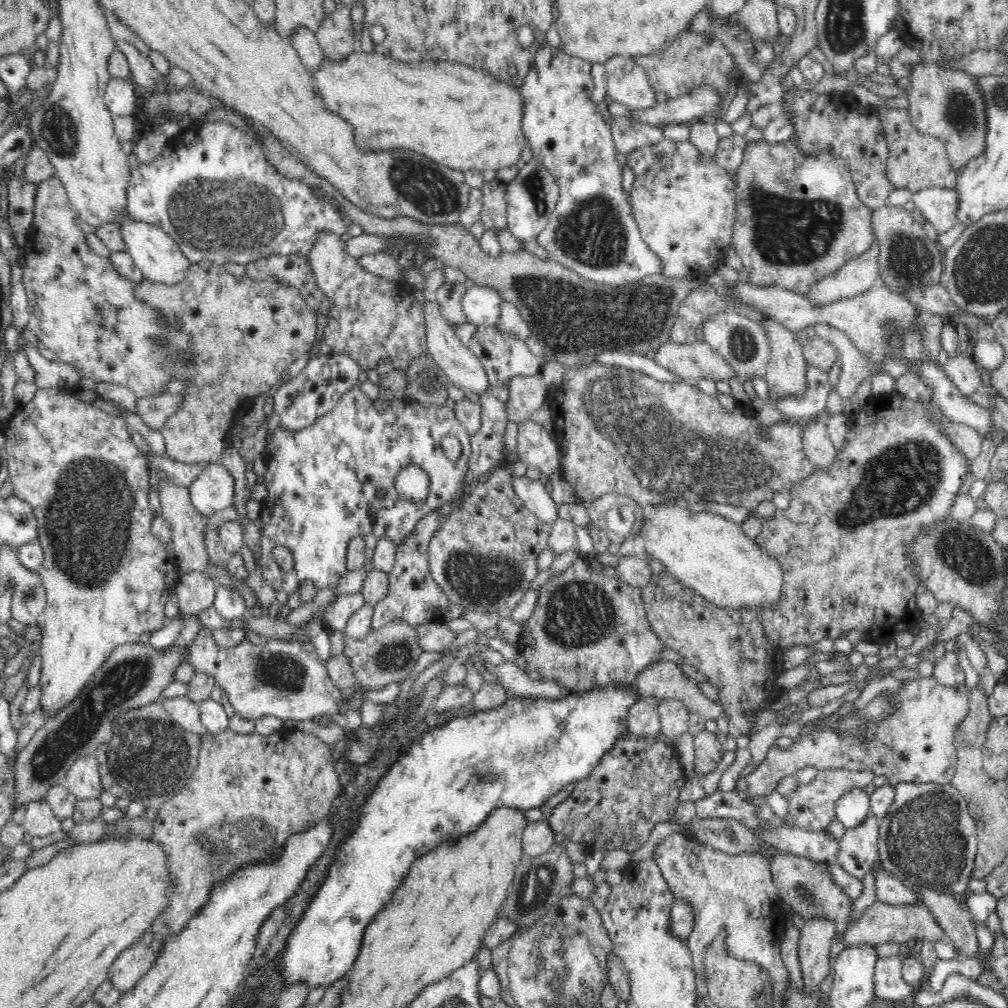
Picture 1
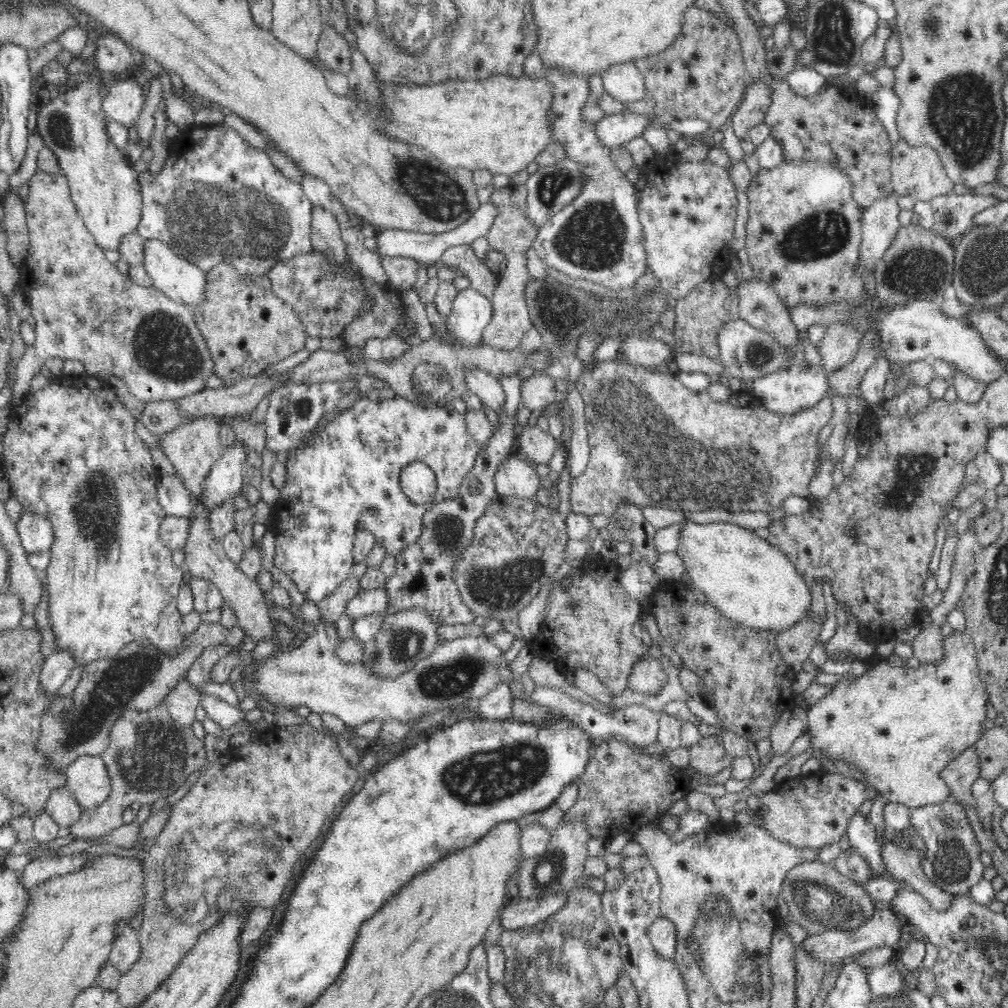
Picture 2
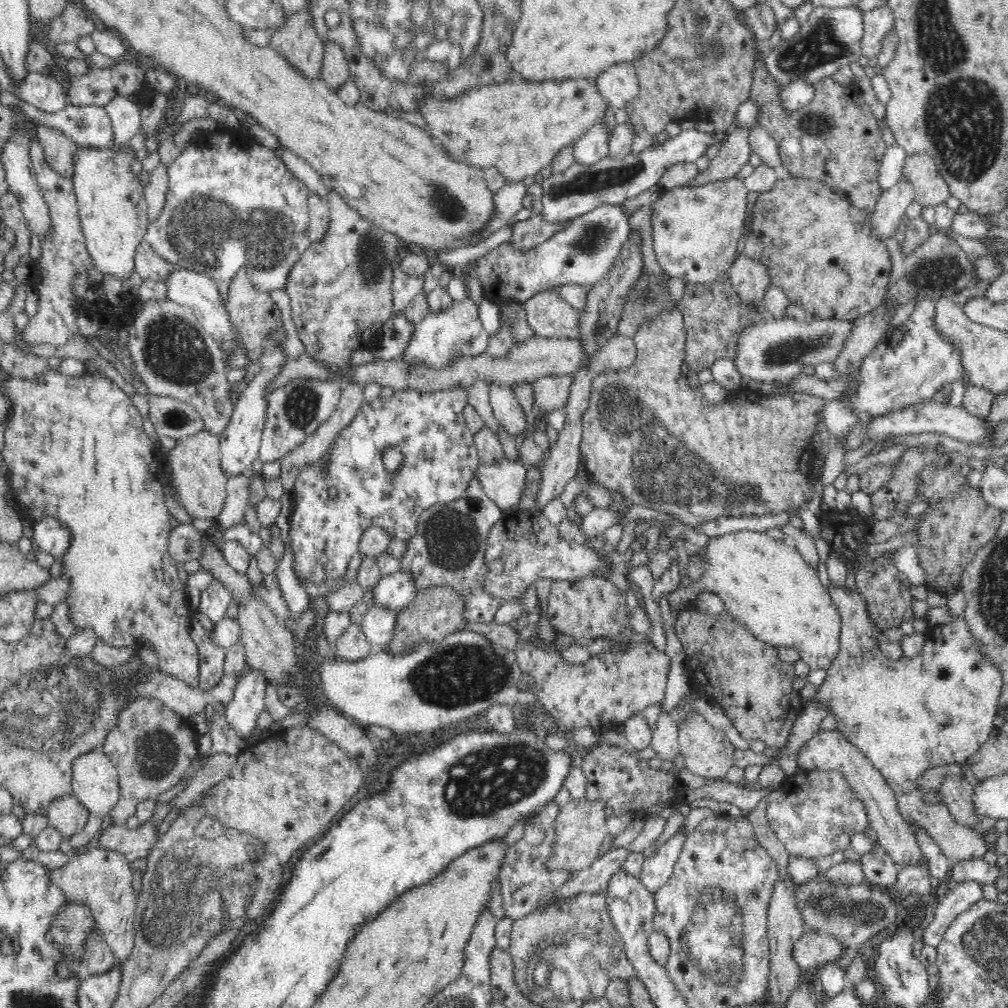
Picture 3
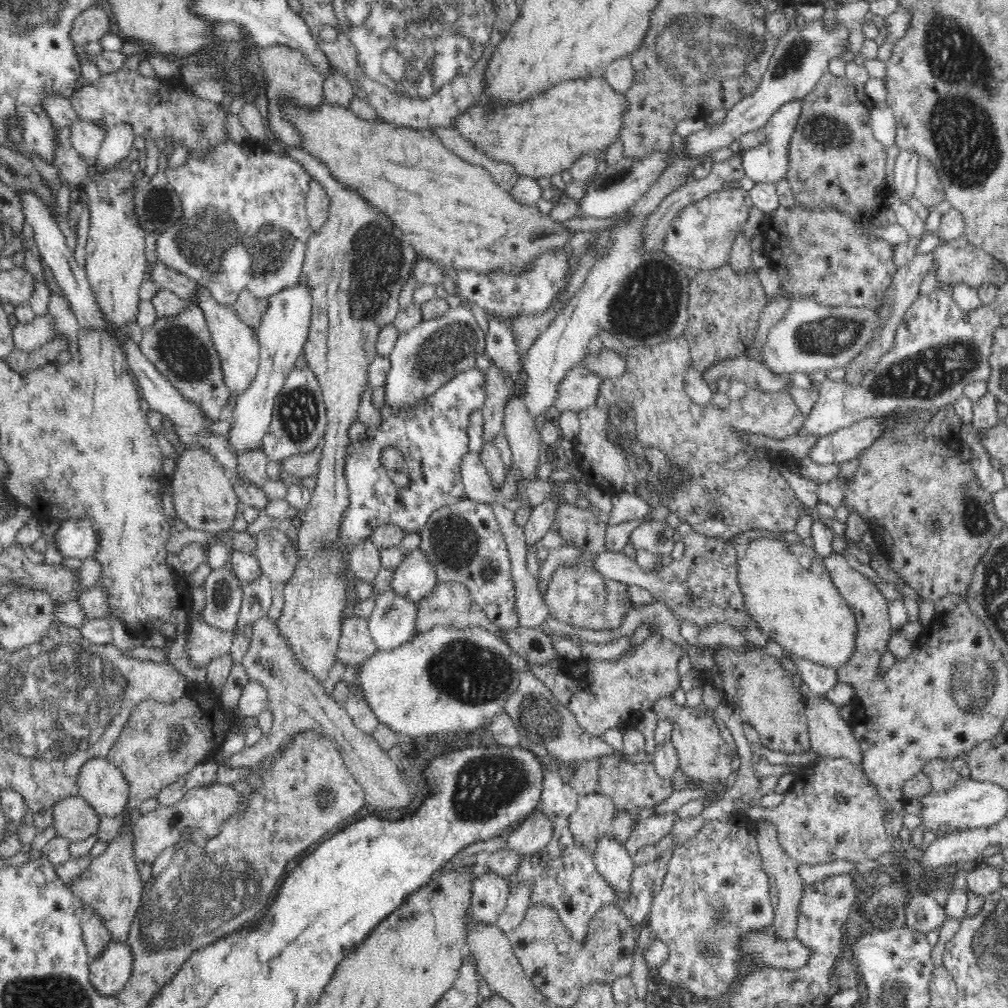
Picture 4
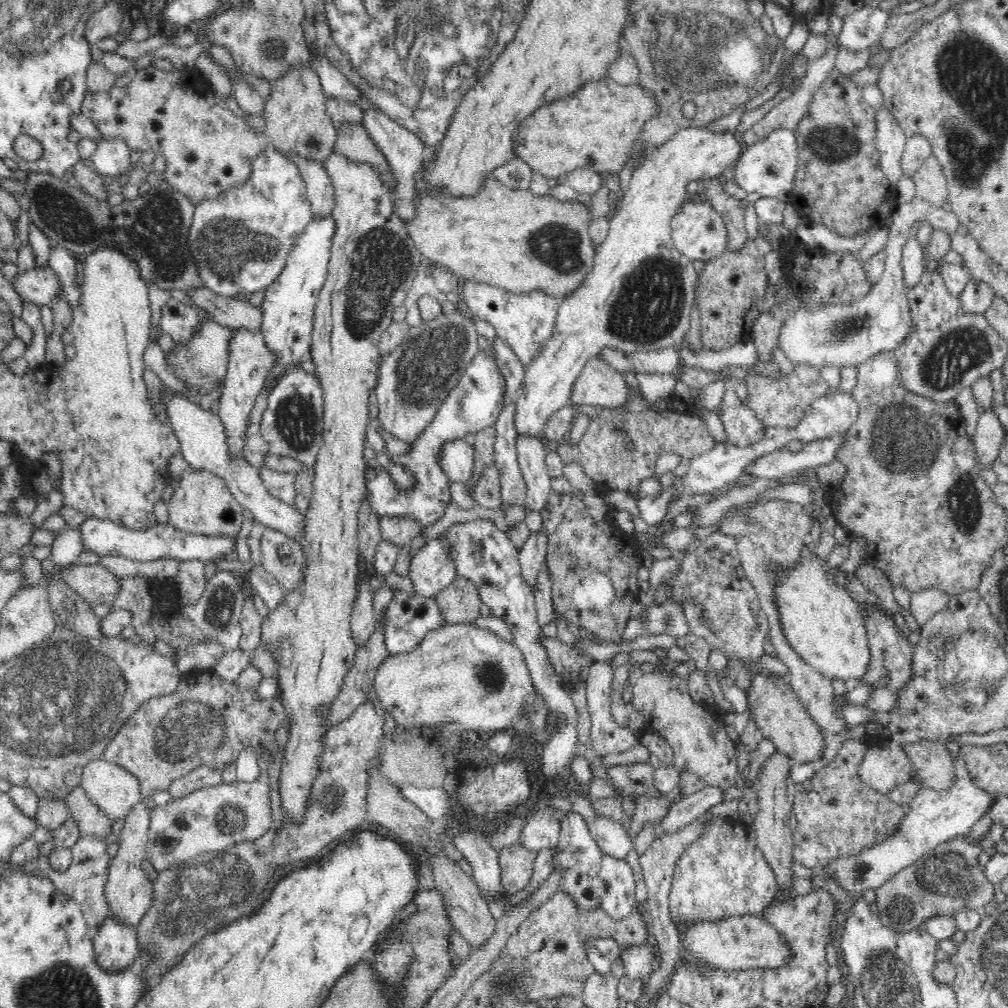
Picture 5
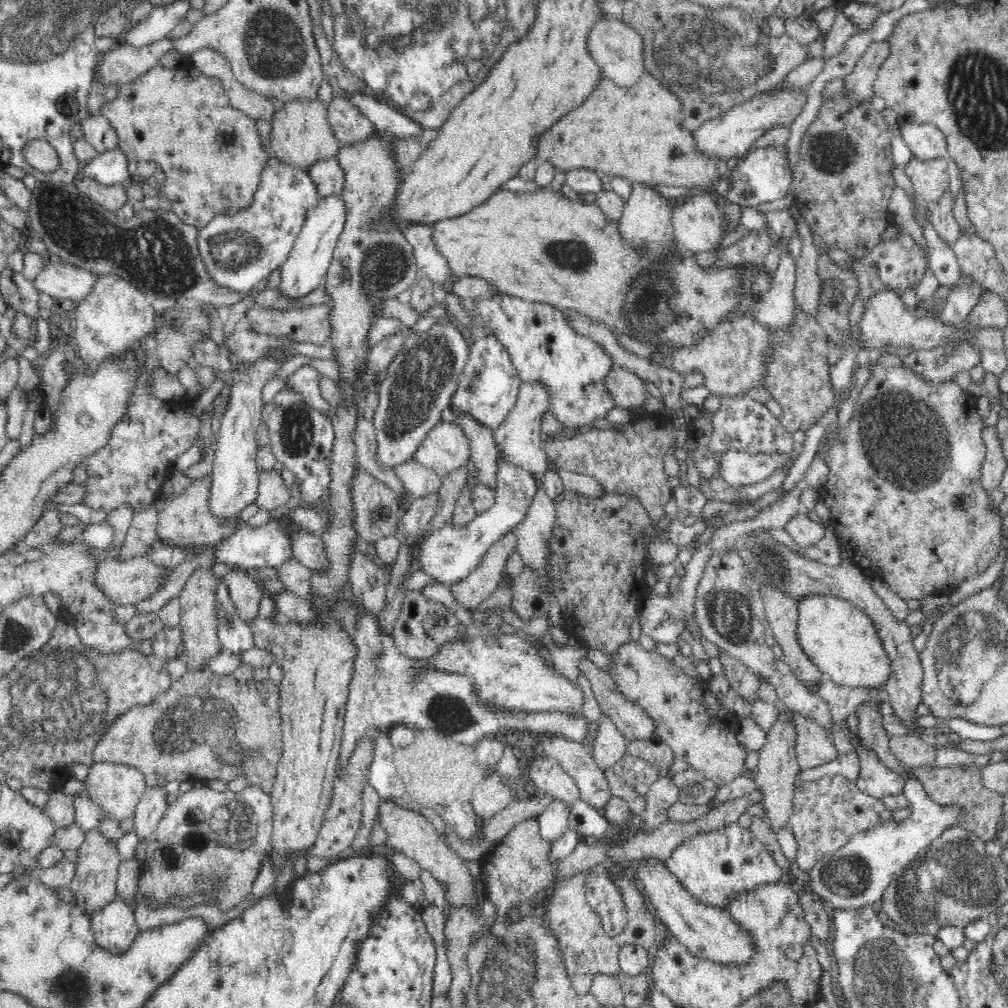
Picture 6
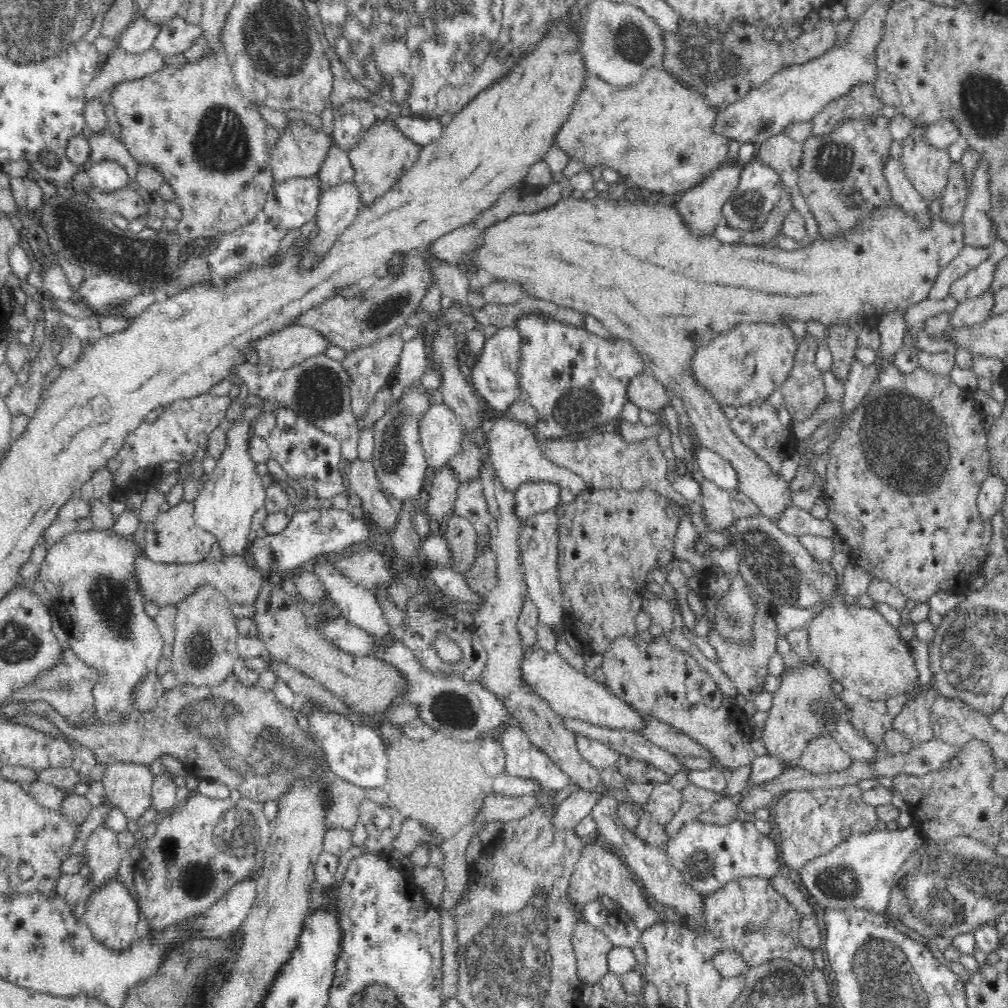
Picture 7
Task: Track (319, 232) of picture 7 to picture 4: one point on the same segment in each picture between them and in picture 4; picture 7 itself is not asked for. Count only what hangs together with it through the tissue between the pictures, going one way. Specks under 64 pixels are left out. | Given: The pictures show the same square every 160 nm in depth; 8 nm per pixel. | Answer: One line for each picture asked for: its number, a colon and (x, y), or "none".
4: (284, 329)
5: (288, 308)
6: (312, 253)

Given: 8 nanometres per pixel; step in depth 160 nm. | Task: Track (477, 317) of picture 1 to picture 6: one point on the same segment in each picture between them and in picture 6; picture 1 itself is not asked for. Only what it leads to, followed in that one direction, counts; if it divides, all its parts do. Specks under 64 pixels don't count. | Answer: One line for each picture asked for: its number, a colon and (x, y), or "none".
2: (471, 313)
3: (458, 330)
4: (424, 359)
5: (414, 379)
6: (420, 382)

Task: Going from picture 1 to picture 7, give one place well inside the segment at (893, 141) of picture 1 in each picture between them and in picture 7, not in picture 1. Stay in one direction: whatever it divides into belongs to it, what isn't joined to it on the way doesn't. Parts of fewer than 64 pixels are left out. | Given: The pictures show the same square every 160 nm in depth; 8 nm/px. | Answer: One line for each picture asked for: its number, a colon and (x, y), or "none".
2: (916, 170)
3: (930, 189)
4: (929, 190)
5: (930, 184)
6: (930, 180)
7: (927, 168)

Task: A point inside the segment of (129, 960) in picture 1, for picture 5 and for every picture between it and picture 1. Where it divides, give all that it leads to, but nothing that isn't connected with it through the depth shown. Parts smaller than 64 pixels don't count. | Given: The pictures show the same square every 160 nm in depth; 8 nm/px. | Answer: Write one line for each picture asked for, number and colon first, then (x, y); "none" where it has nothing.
2: (125, 950)
3: (101, 879)
4: (112, 886)
5: (129, 893)

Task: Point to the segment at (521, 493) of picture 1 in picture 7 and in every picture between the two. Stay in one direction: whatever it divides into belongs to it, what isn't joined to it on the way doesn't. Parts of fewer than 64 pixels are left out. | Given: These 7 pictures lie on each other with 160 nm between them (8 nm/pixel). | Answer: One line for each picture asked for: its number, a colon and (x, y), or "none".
2: (516, 477)
3: (503, 482)
4: (478, 485)
5: (456, 457)
6: (445, 448)
7: (440, 431)

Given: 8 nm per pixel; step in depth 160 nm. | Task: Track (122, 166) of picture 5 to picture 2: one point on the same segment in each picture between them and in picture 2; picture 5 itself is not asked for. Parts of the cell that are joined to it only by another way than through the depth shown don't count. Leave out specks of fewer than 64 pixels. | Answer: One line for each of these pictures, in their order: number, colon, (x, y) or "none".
2: (124, 101)
3: (124, 111)
4: (117, 142)

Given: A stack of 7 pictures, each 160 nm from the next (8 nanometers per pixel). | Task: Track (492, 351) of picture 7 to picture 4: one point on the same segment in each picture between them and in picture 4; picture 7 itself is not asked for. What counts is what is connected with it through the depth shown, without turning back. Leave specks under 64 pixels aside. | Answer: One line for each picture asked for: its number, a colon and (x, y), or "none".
4: (432, 435)
5: (475, 403)
6: (488, 388)

